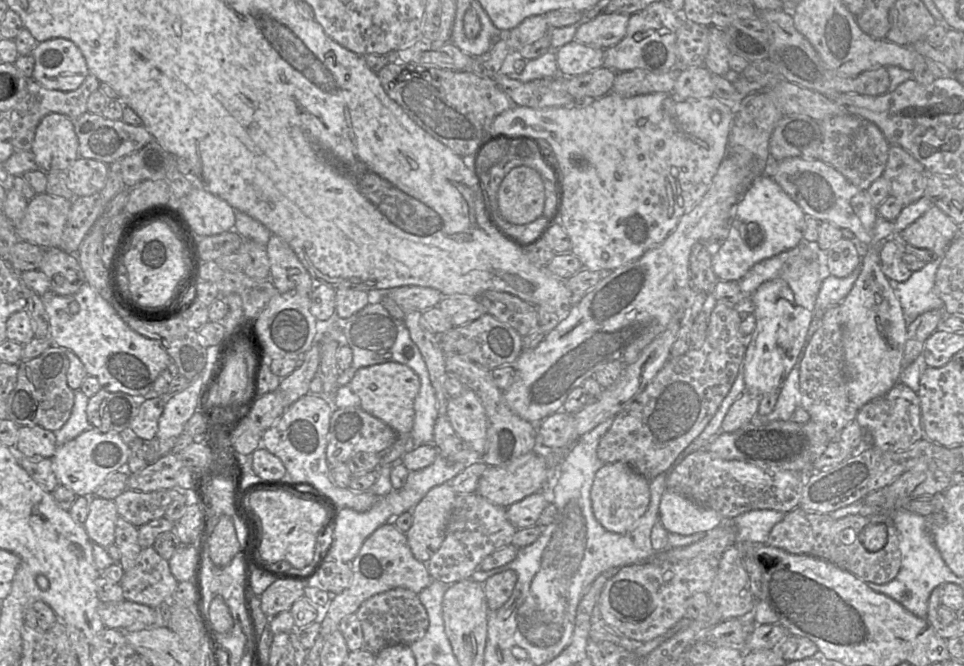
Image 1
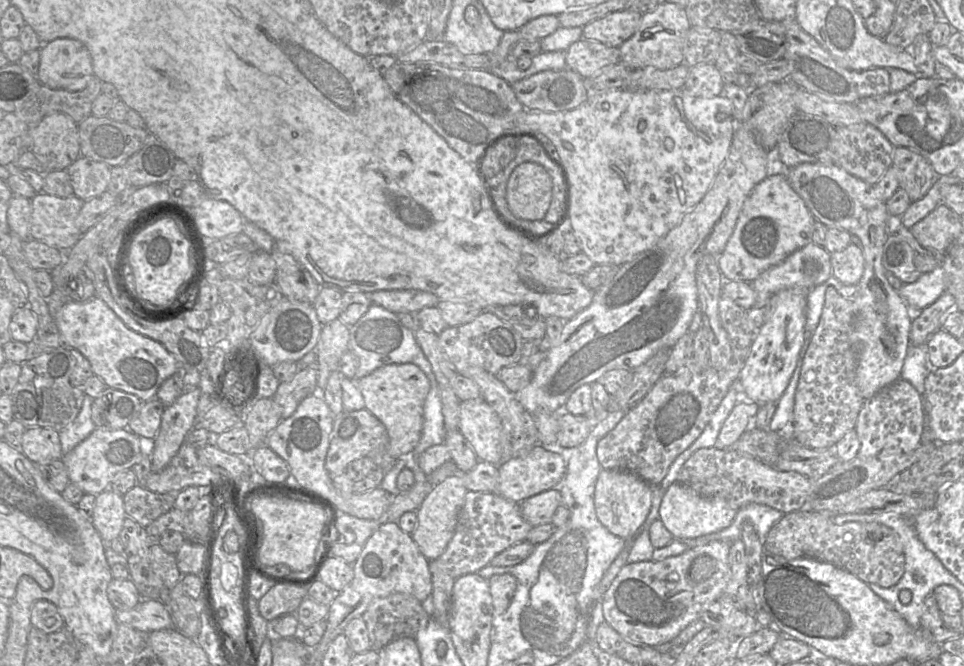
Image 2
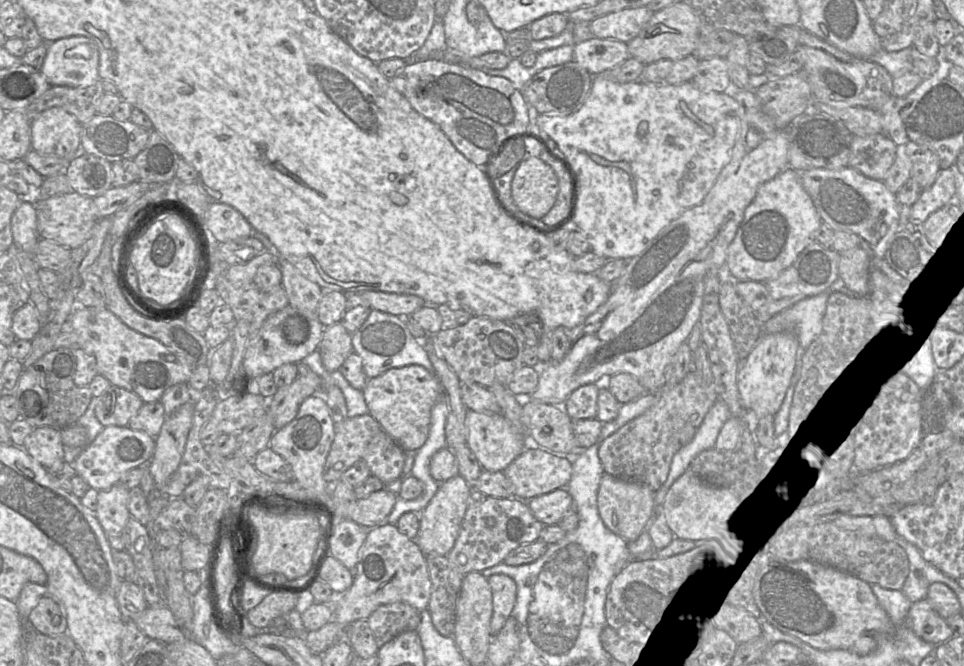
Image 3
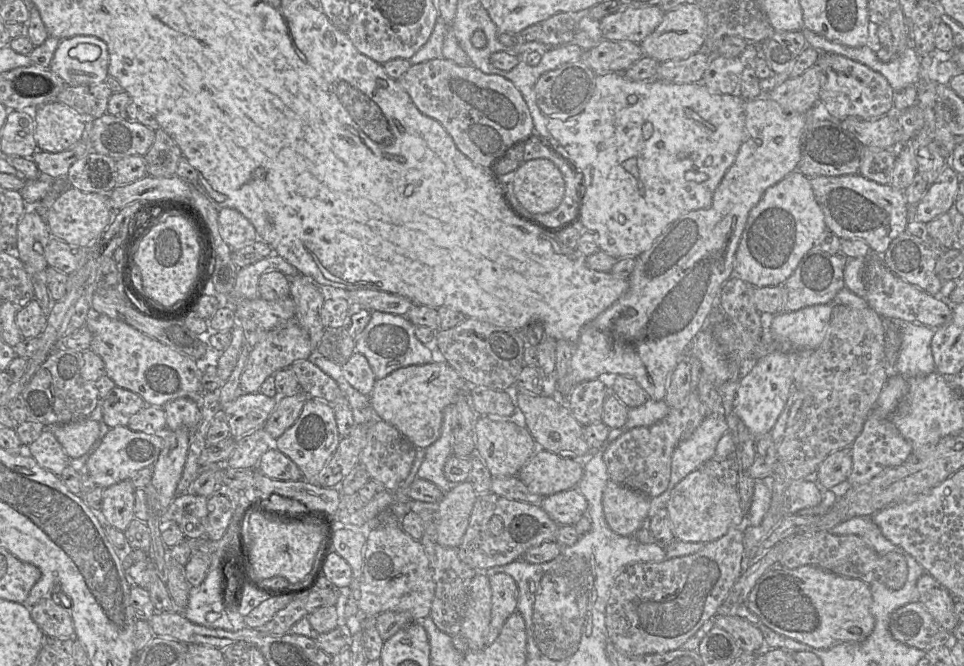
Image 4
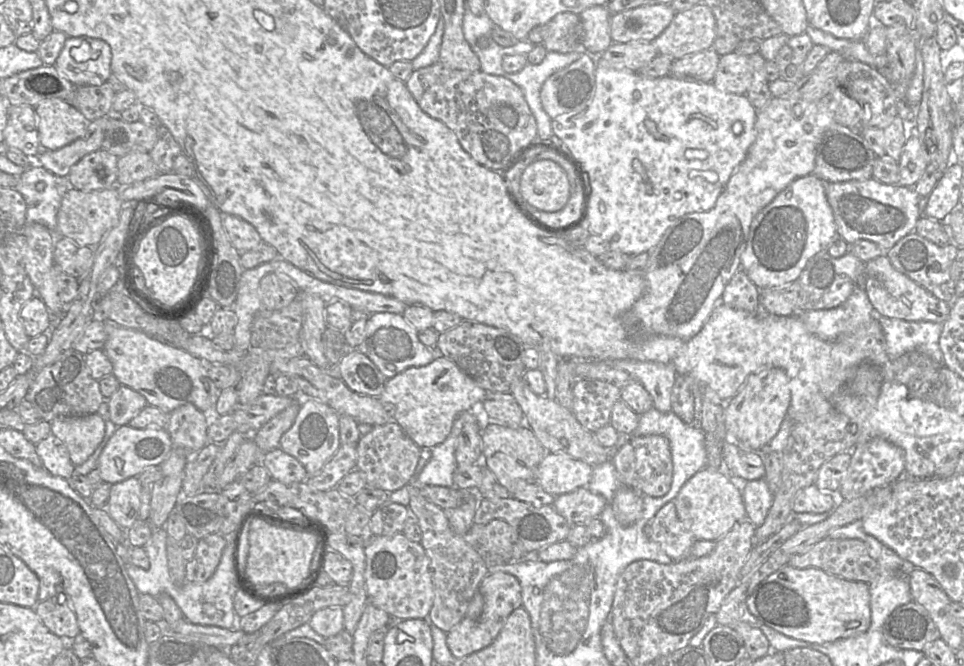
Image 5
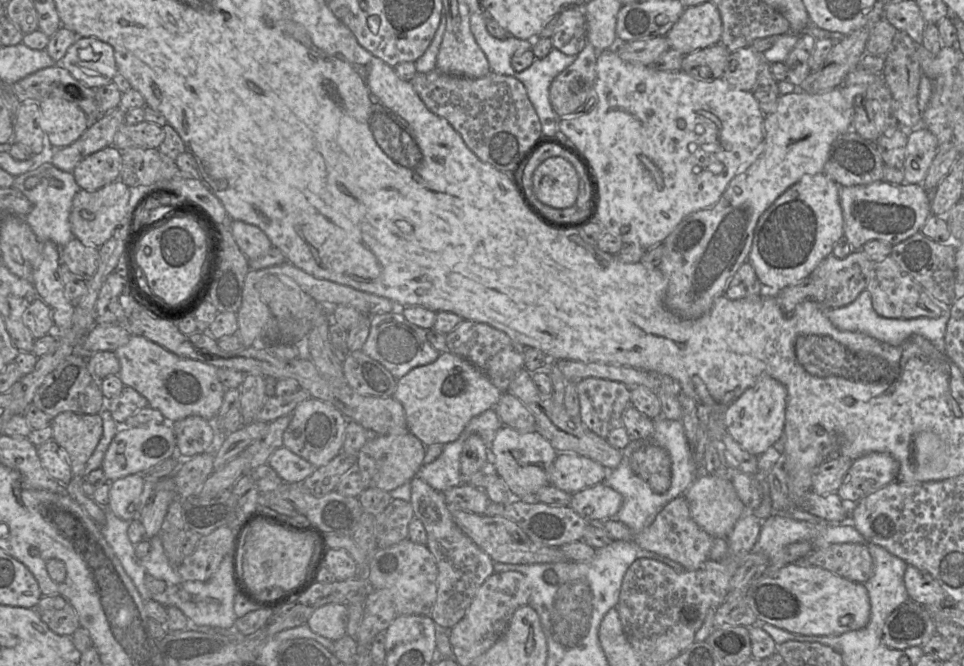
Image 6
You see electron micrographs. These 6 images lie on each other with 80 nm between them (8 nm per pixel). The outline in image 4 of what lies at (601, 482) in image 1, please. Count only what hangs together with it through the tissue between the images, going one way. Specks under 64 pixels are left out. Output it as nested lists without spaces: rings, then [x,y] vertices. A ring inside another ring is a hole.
[[[610,480],[602,496],[605,520],[618,535],[634,536],[648,516],[650,499]]]

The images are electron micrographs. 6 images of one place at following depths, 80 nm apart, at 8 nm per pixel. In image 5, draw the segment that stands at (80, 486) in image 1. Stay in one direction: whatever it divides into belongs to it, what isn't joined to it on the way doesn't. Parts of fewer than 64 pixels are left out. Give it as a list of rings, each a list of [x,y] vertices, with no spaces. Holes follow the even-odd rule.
[[[128,425],[119,426],[103,448],[96,468],[103,482],[115,484],[130,477],[137,477],[149,466],[160,465],[172,448],[173,442],[166,428],[136,429]]]

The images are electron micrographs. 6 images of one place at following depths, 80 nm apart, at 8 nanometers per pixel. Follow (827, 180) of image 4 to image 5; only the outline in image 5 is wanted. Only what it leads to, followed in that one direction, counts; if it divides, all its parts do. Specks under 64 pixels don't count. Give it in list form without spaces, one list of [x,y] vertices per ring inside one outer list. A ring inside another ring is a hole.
[[[874,178],[825,183],[825,193],[832,208],[837,232],[849,245],[859,240],[878,244],[885,253],[901,238],[915,230],[922,216],[918,207],[920,196],[913,188],[885,184]]]

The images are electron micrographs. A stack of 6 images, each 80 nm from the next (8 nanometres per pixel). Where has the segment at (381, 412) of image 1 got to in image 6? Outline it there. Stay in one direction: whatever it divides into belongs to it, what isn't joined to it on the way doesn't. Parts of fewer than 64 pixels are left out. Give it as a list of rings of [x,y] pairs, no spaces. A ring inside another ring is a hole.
[[[444,351],[434,362],[415,367],[398,379],[392,397],[404,408],[408,430],[428,447],[455,441],[473,417],[493,409],[501,394],[472,363]]]

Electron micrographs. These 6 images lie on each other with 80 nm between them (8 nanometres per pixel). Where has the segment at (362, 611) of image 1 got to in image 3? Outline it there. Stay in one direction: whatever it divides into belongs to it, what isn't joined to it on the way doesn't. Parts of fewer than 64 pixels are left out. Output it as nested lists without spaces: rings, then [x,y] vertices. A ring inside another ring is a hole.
[[[396,602],[380,606],[367,620],[380,648],[403,632],[417,630],[421,612],[407,603]]]

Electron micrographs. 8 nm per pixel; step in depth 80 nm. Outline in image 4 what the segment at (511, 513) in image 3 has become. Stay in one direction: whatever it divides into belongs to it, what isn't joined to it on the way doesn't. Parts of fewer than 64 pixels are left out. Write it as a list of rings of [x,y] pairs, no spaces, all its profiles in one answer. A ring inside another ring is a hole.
[[[492,492],[478,494],[467,530],[458,546],[459,558],[477,571],[506,565],[521,559],[531,547],[555,541],[558,528],[559,525],[539,505],[509,500]],[[492,516],[499,516],[503,522],[503,531],[498,536],[489,530]]]

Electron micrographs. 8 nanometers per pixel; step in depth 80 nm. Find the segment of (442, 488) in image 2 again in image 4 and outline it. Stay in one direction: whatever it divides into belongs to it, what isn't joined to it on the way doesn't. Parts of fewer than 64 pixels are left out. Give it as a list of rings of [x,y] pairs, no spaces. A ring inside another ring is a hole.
[[[468,481],[453,485],[436,505],[437,542],[458,547],[467,530],[477,493]]]

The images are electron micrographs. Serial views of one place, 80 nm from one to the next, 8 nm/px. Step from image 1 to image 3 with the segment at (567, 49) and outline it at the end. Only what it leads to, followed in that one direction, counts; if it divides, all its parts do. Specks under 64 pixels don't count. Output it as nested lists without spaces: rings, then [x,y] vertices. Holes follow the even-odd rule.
[[[591,38],[574,45],[574,61],[593,76],[618,66],[630,58],[625,42]]]

